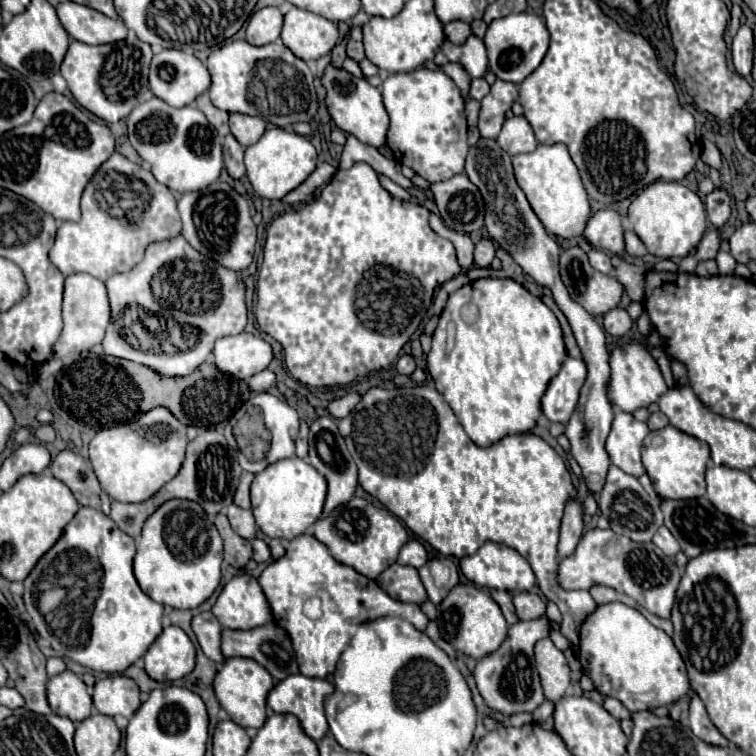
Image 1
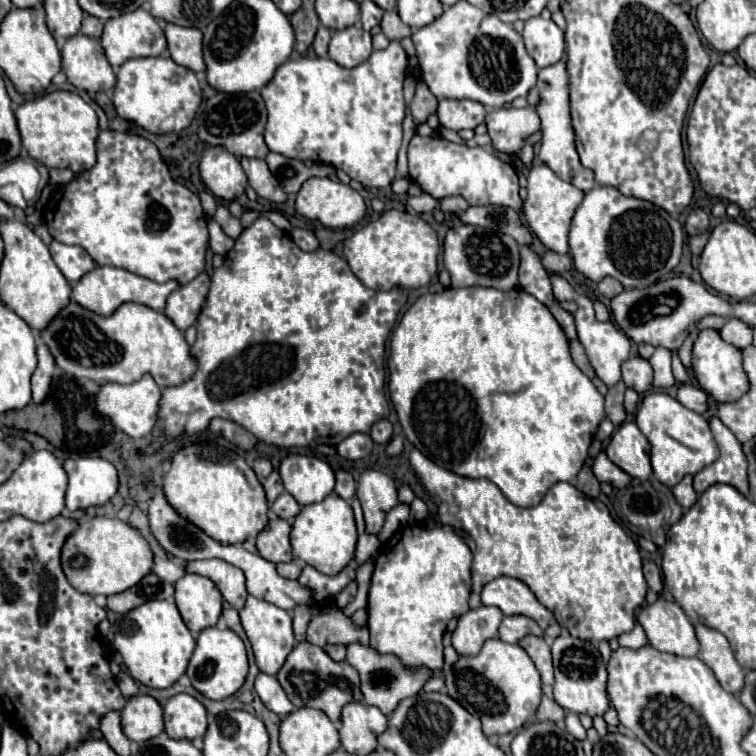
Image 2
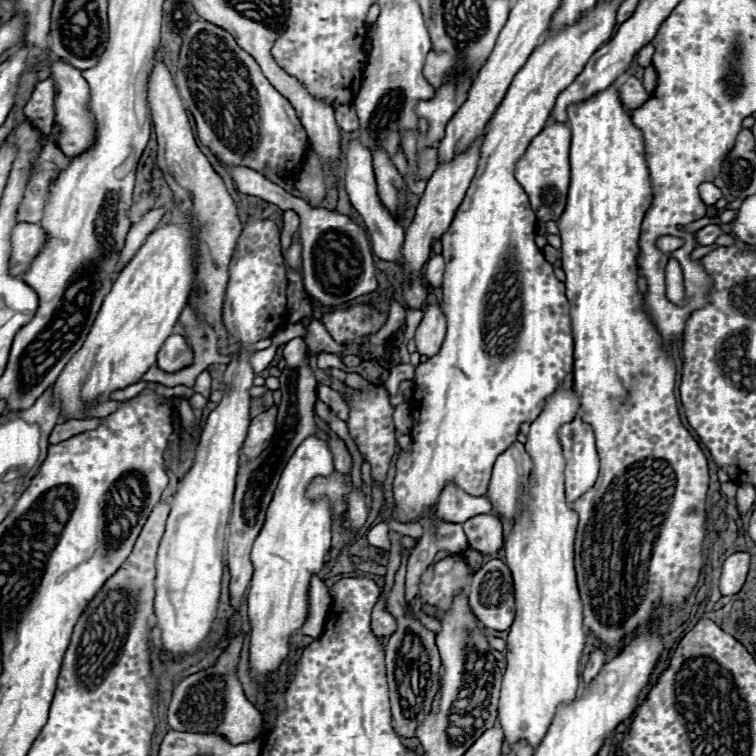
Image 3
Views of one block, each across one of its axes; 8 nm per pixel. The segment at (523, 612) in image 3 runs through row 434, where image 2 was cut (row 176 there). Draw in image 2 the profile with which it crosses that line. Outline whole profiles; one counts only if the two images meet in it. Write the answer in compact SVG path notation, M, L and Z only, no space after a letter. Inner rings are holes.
M546 164L534 166L528 172L528 196L522 204L524 218L530 226L530 230L538 236L538 240L548 248L558 254L568 254L568 230L570 230L570 220L578 208L578 204L584 198L584 192L572 186L570 182L564 182L558 178Z

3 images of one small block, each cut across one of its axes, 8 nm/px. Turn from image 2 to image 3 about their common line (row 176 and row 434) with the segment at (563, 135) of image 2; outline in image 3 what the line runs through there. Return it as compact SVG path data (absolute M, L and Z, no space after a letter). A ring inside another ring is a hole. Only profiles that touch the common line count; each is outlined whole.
M576 418L560 428L560 442L562 442L564 458L566 458L566 472L564 472L566 474L566 500L576 502L584 492L588 492L588 488L592 488L598 476L598 454L594 446L594 432L590 424L584 424L580 418Z

